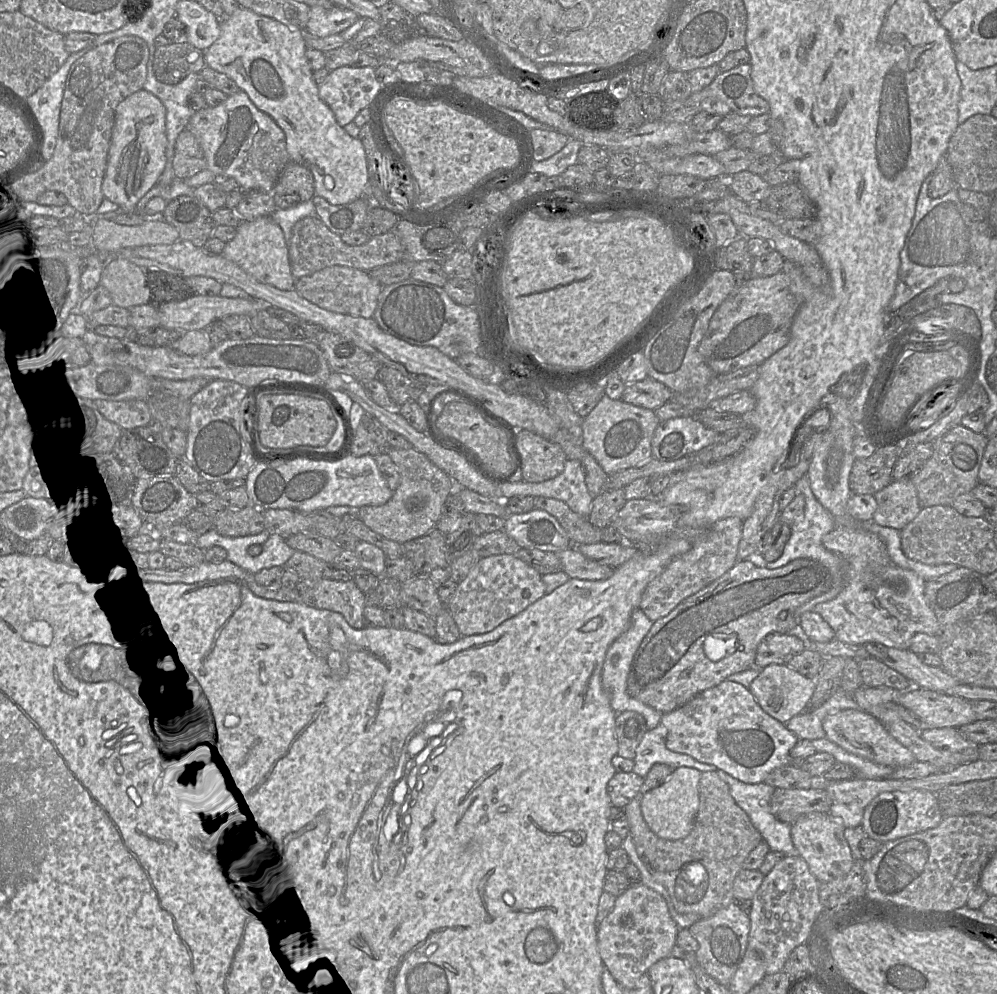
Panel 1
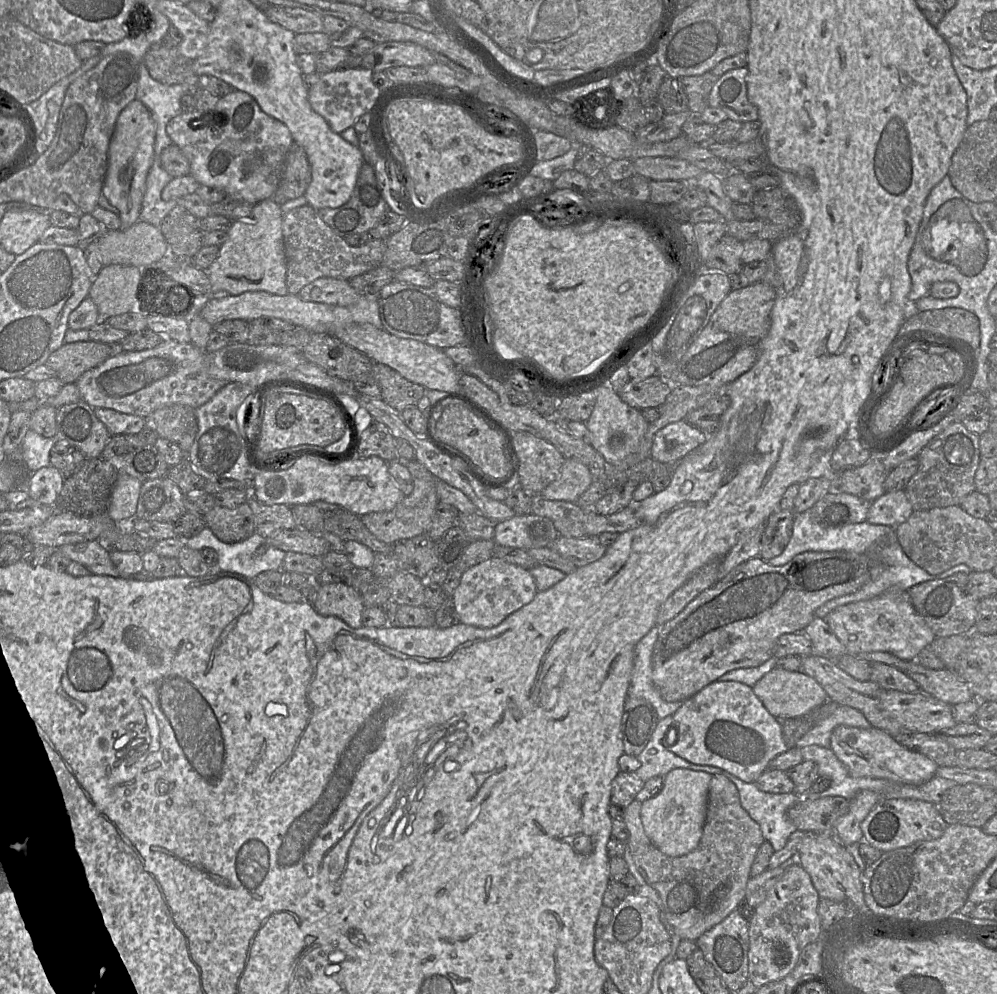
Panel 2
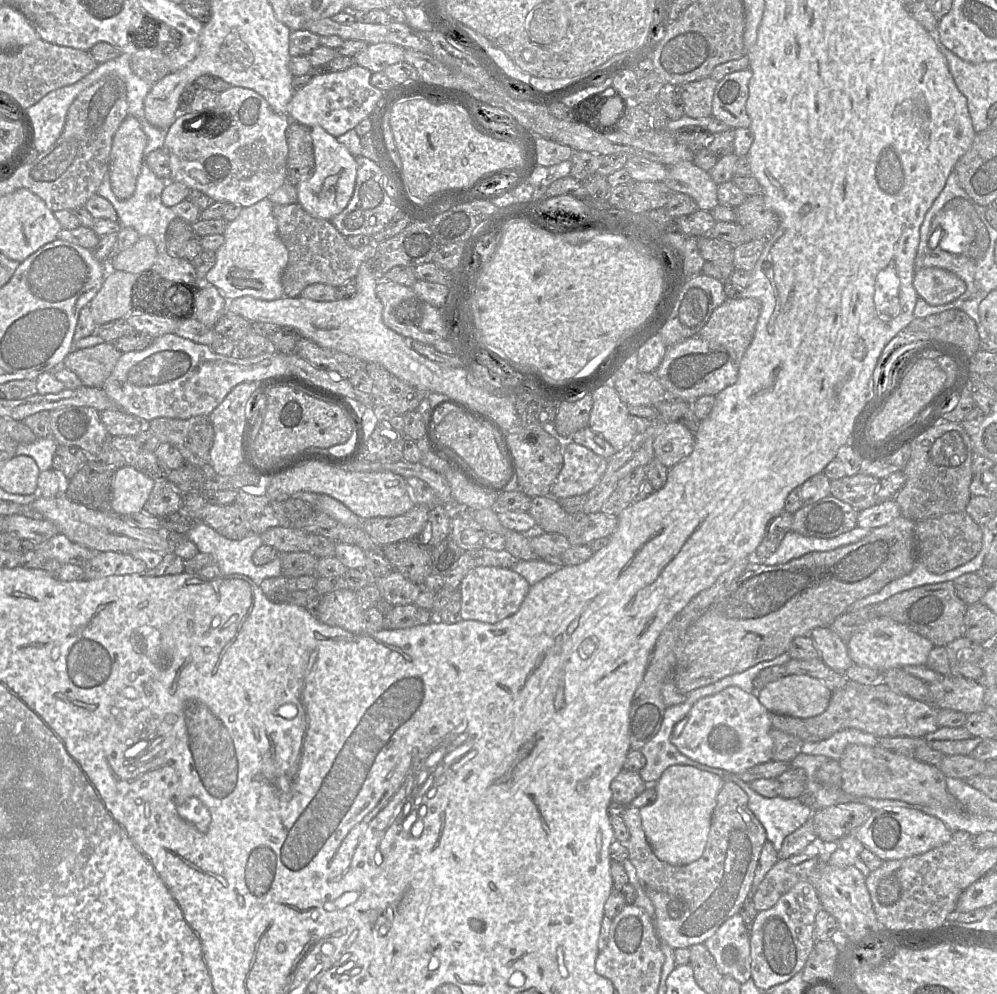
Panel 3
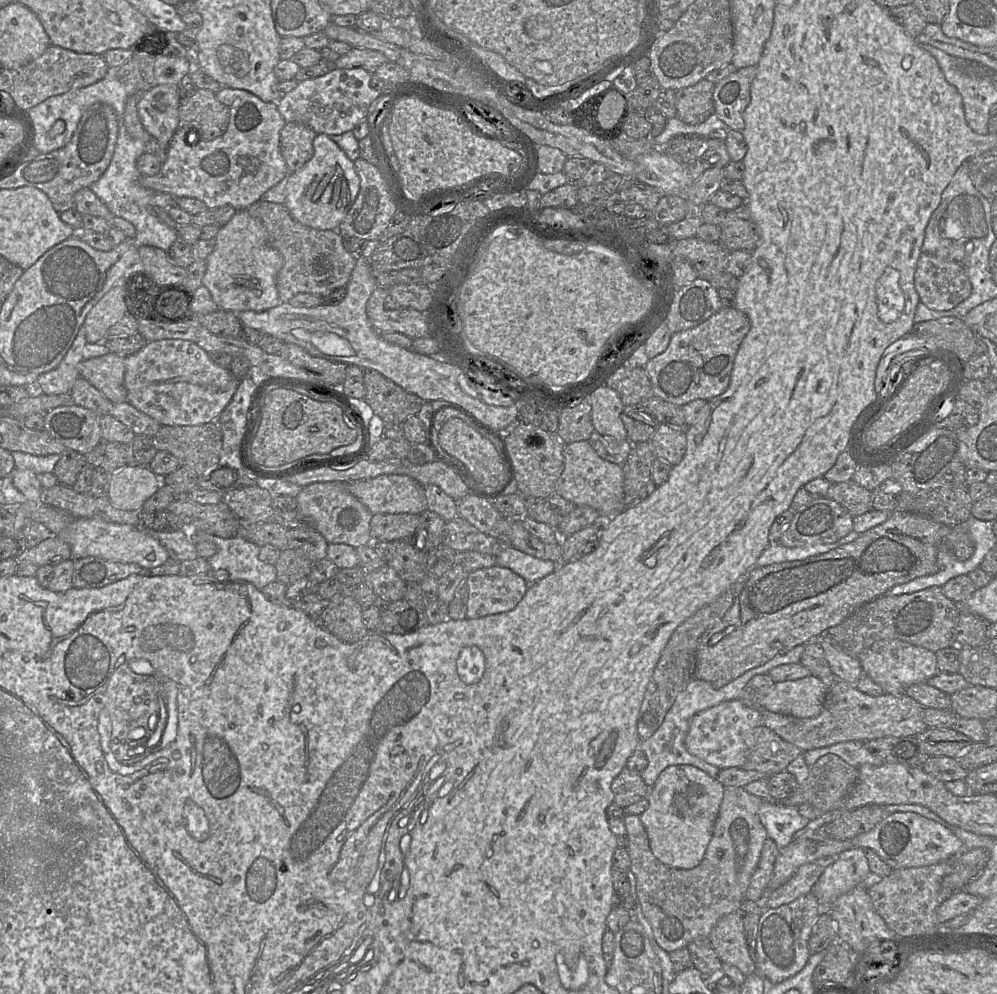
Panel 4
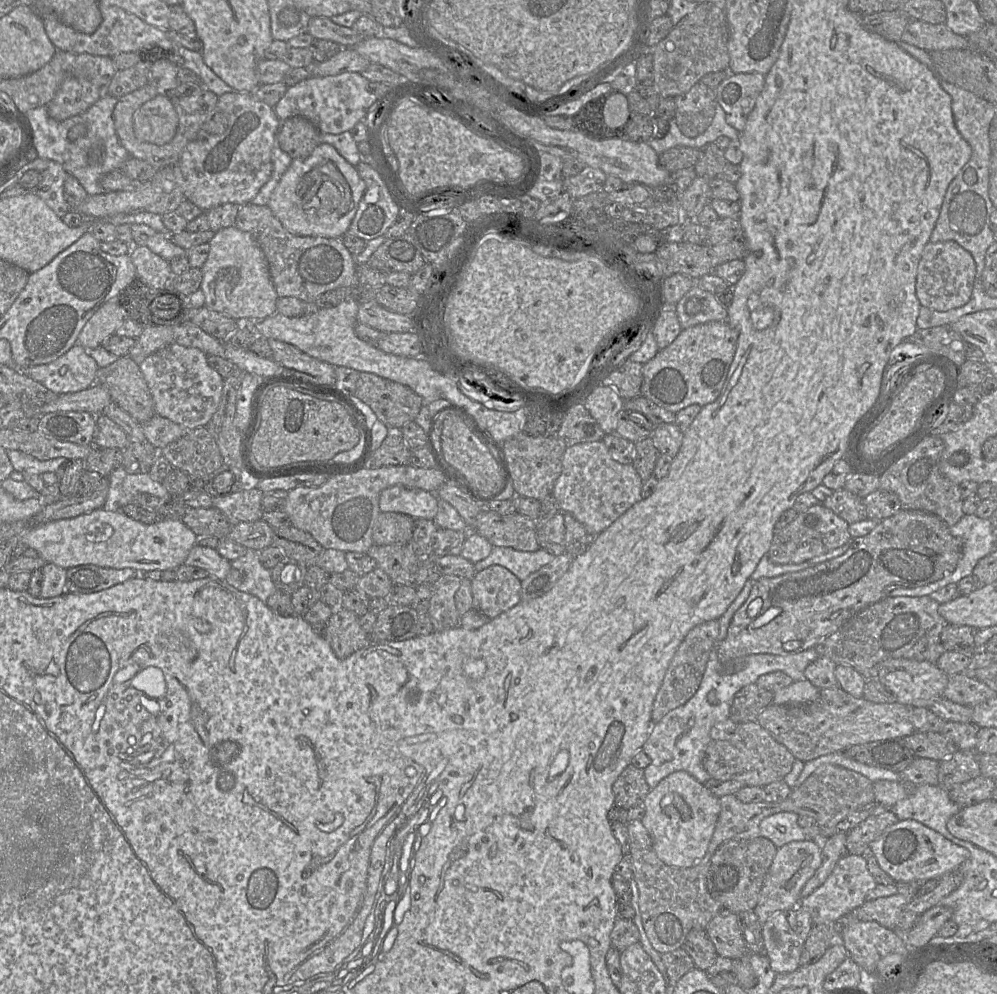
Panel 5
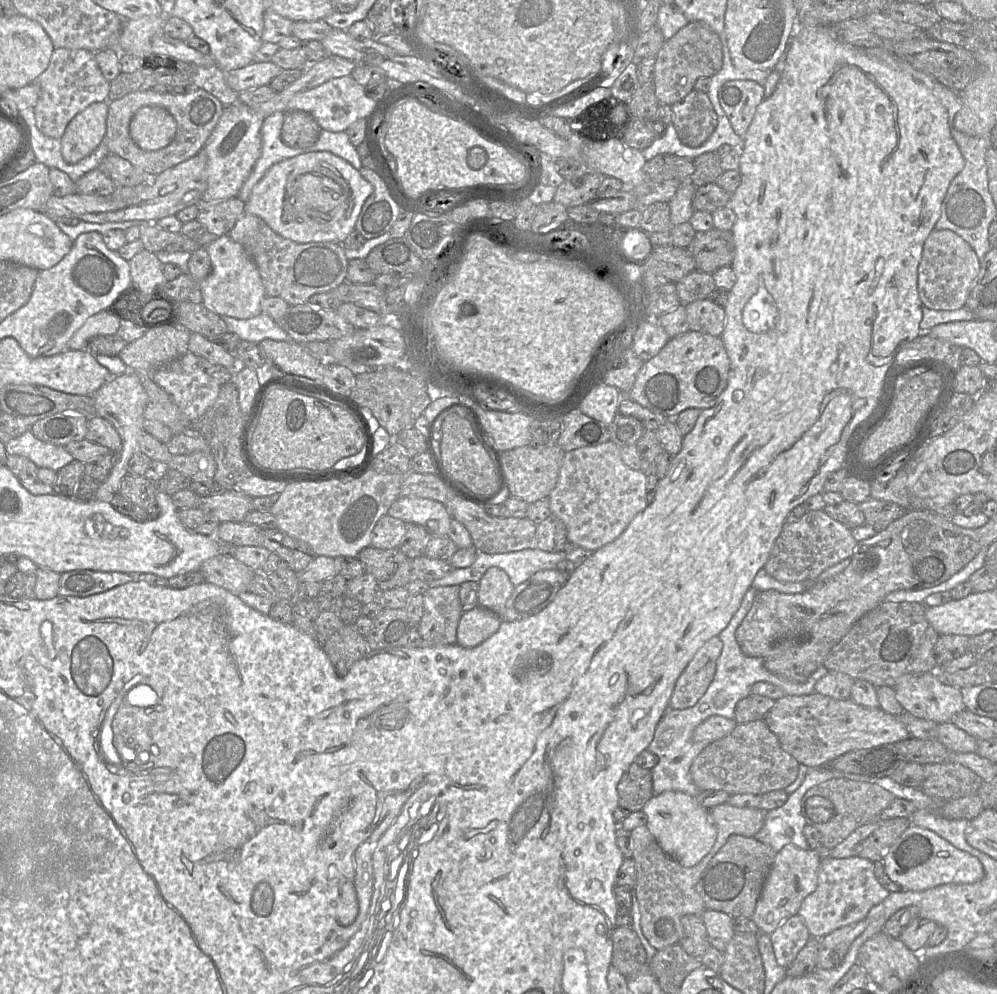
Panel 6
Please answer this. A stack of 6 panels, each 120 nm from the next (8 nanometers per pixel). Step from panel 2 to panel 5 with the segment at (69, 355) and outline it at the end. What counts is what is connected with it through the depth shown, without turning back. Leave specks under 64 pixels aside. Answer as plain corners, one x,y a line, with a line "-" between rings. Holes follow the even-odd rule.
129,356
99,368
97,383
104,385
112,402
138,423
144,424
155,415
154,402
139,365

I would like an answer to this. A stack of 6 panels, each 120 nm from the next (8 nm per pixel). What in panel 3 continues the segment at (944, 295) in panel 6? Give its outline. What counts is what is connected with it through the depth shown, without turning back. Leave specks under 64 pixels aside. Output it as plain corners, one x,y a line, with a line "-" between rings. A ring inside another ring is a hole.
937,267
916,270
913,285
918,297
932,306
957,300
967,288
966,283
956,274

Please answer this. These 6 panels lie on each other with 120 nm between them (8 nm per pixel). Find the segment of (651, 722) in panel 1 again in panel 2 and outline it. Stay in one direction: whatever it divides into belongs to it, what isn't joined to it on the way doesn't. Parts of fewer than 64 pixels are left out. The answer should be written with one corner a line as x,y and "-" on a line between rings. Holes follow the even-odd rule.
654,626
635,646
634,668
628,697
643,698
655,708
659,720
672,716
683,702
667,702
659,694
652,679
651,659
661,626

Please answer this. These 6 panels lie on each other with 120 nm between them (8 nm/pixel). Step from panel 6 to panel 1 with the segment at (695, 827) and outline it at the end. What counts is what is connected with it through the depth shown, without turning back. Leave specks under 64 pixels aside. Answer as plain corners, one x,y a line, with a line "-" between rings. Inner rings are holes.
679,767
660,786
645,793
641,799
642,816
658,837
666,840
680,840
693,829
699,807
699,780
701,772
694,768

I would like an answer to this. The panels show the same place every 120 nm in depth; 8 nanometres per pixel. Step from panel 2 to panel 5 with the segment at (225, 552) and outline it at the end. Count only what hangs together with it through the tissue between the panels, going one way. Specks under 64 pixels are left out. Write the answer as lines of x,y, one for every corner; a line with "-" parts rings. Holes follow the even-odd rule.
247,548
243,556
231,561
231,566
243,574
243,582
236,589
255,596
265,604
276,587
271,571
261,563
259,553
260,551

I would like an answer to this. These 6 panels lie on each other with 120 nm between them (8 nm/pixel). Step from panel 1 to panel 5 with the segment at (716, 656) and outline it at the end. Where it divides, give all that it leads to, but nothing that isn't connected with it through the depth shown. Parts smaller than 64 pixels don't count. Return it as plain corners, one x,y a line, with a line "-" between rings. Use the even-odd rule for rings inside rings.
901,509
895,515
883,519
877,526
867,535
852,539
850,547
842,555
821,562
812,567
797,571
782,574
771,578
761,578
755,581
750,595
733,615
728,628
727,636
719,641
716,647
717,657
721,665
721,672
734,673
742,669
742,659
755,654
787,654
790,652
800,652
805,649
815,647
819,642
824,640
830,634
836,632
844,623
851,619
856,613
866,608
867,606
881,601
889,596
896,589
916,588
928,585
932,582
942,579
944,576
950,575
962,556
962,541
951,535
949,527
938,516
921,510

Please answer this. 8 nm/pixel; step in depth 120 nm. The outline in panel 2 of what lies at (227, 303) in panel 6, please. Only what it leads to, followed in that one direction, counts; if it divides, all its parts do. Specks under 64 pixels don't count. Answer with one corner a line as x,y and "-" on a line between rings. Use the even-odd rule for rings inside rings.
273,198
255,204
246,220
233,221
217,259
206,270
213,292
224,290
232,296
248,291
265,291
275,295
288,293
282,221
280,205

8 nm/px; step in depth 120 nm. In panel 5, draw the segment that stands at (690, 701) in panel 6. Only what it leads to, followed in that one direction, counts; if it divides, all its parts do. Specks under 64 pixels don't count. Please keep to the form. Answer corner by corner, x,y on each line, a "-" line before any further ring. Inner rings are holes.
710,620
692,628
677,648
654,699
651,720
658,723
668,712
685,704
697,692
710,654
719,643
719,620

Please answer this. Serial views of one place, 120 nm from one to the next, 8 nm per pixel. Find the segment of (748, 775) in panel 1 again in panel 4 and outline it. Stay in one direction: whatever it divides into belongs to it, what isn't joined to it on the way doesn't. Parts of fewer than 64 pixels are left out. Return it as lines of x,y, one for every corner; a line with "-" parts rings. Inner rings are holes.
740,699
724,701
691,719
685,746
692,755
720,769
742,767
755,744
754,730
761,725
761,709
748,707

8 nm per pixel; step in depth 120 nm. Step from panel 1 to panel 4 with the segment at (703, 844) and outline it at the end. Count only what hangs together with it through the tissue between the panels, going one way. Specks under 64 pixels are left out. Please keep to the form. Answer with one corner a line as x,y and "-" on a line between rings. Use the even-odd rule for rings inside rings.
724,787
724,796
716,819
713,835
699,865
692,869
674,868
660,862
652,853
645,827
638,815
623,818
629,843
630,870
636,879
636,889
642,912
651,925
658,945
668,953
687,947
698,937
709,934
723,916
736,912
745,900
751,877
759,862
767,831
760,821
759,807
764,799
748,793
743,787

